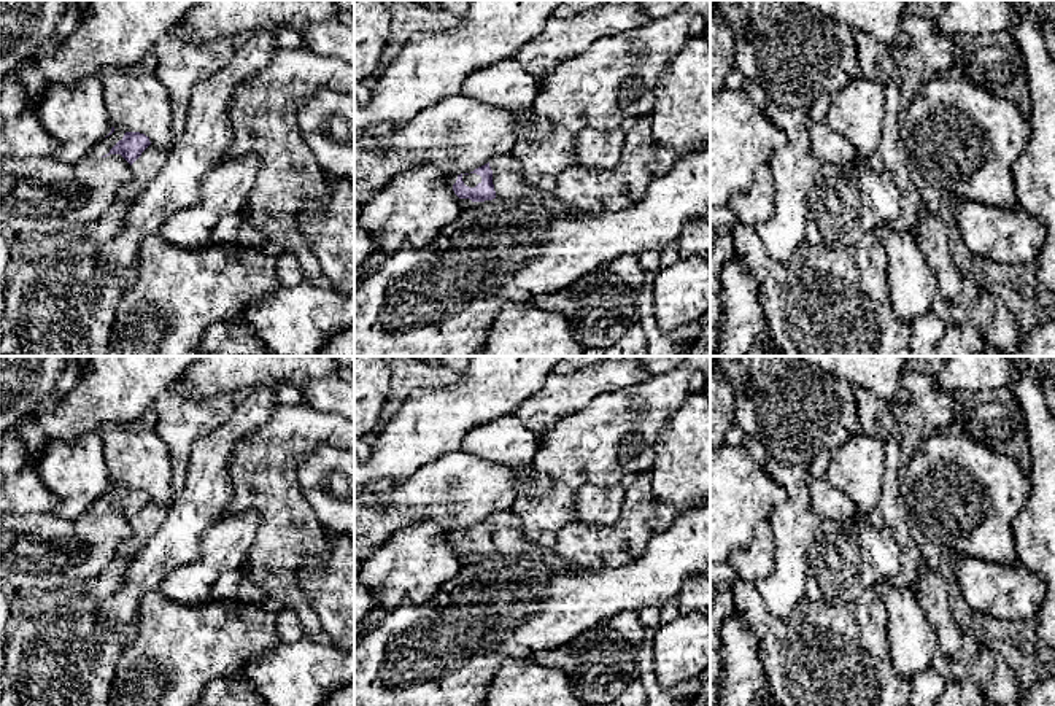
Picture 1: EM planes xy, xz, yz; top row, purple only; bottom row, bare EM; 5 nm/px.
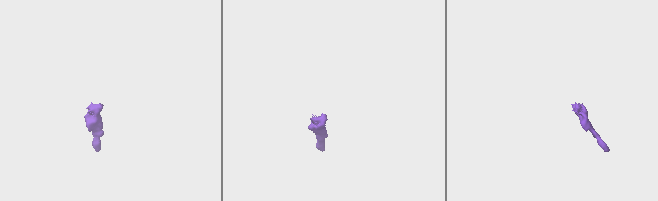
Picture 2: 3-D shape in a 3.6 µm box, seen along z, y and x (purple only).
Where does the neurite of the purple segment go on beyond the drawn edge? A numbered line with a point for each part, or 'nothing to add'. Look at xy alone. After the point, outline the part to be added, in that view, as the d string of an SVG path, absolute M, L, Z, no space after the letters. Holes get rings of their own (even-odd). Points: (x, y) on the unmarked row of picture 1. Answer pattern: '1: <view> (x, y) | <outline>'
1: xy (102, 504) | M114 485L114 488L111 491L108 491L106 495L103 495L100 499L95 501L95 504L92 506L92 510L97 514L102 514L105 510L110 509L110 506L119 498L122 496L126 488Z

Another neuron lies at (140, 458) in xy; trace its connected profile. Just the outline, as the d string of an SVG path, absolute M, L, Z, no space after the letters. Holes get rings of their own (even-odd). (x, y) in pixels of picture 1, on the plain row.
M105 426L100 436L111 483L145 490L157 506L173 504L173 461L167 444L154 429Z

